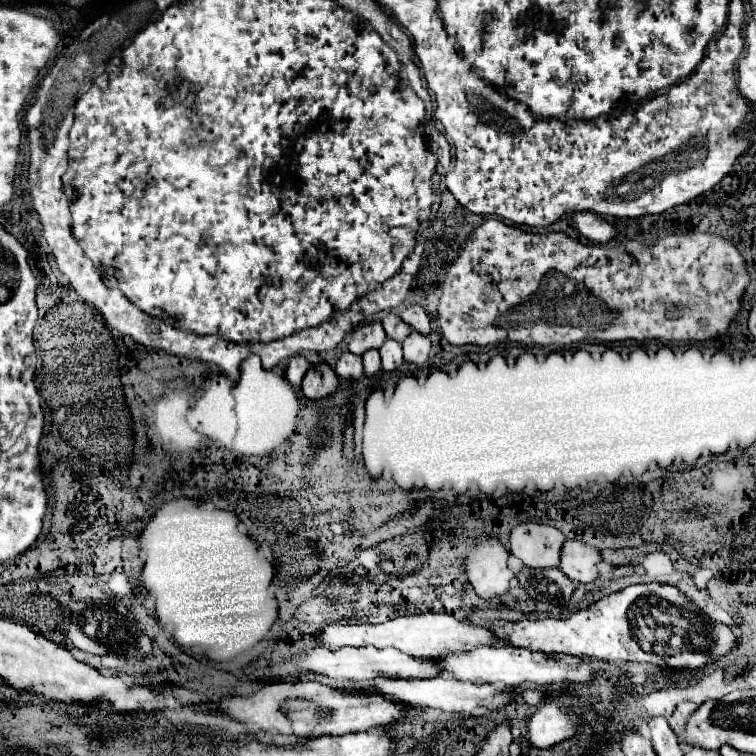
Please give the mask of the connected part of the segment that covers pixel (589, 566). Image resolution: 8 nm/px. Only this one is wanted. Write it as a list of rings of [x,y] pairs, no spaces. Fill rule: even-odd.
[[[566,541],[562,547],[562,565],[560,569],[574,583],[590,583],[598,577],[598,565],[602,557],[600,551],[582,543],[582,541]]]

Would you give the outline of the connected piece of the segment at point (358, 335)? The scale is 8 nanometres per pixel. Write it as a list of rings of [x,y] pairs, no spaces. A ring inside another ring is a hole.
[[[366,323],[360,325],[348,343],[348,351],[354,355],[364,355],[368,349],[380,349],[386,341],[386,331],[382,329],[382,323]]]

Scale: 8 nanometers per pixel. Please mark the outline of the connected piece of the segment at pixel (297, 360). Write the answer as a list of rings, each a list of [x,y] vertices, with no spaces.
[[[292,357],[292,359],[290,359],[290,365],[288,365],[288,369],[286,369],[286,379],[288,379],[292,385],[300,385],[308,369],[310,369],[310,363],[308,363],[304,357]]]

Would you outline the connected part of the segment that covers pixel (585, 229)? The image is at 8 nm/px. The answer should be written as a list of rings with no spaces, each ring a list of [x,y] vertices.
[[[576,213],[576,215],[570,215],[578,227],[578,231],[590,239],[590,241],[596,241],[596,243],[608,243],[612,239],[618,237],[618,231],[614,225],[610,225],[608,221],[604,221],[602,217],[594,215],[594,213]]]

